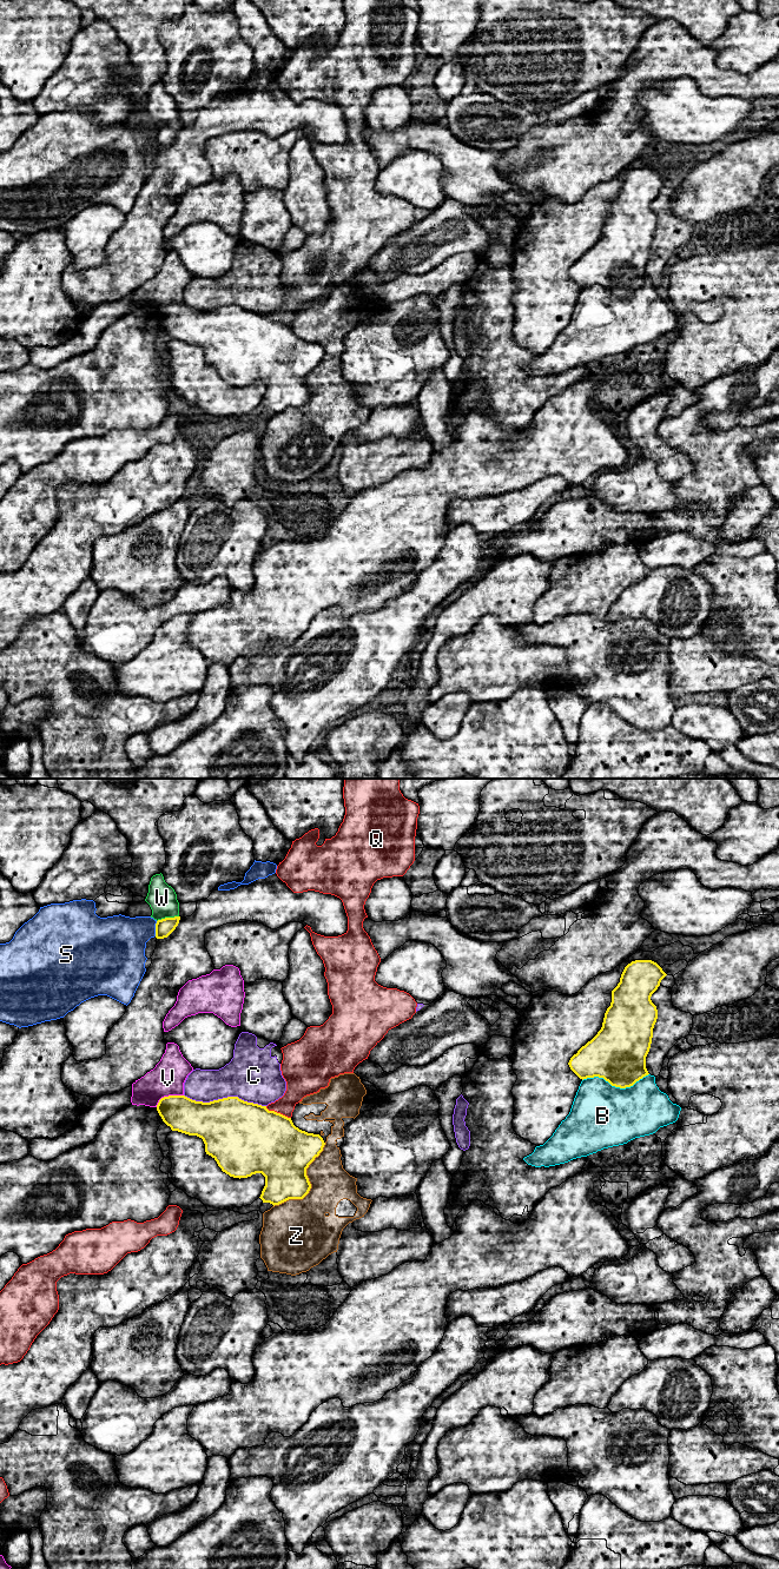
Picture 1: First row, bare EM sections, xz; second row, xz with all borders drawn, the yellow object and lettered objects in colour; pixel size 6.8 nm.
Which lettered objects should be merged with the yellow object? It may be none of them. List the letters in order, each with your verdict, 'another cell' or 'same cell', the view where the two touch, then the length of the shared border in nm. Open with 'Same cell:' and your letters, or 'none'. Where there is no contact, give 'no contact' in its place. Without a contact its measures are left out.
Same cell: W
B: another cell; meets yellow in xz; contact 460 nm long
C: another cell; meets yellow in xz; contact 550 nm long
Q: another cell; meets yellow in xz; contact 190 nm long
S: another cell; meets yellow in xz; contact 110 nm long
V: another cell; meets yellow in xz; contact 200 nm long
W: same cell; meets yellow in xz; contact 160 nm long
Z: another cell; meets yellow in xz; contact 550 nm long

